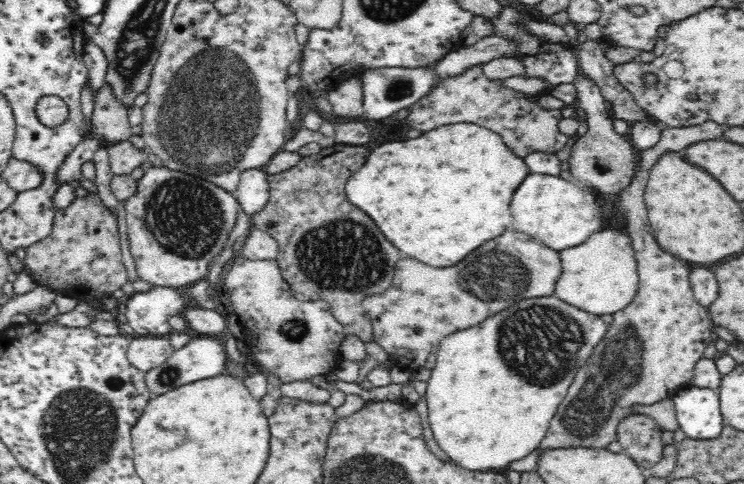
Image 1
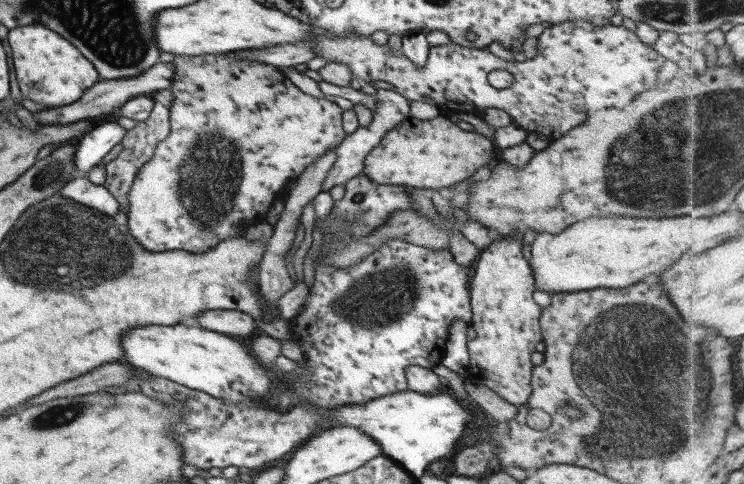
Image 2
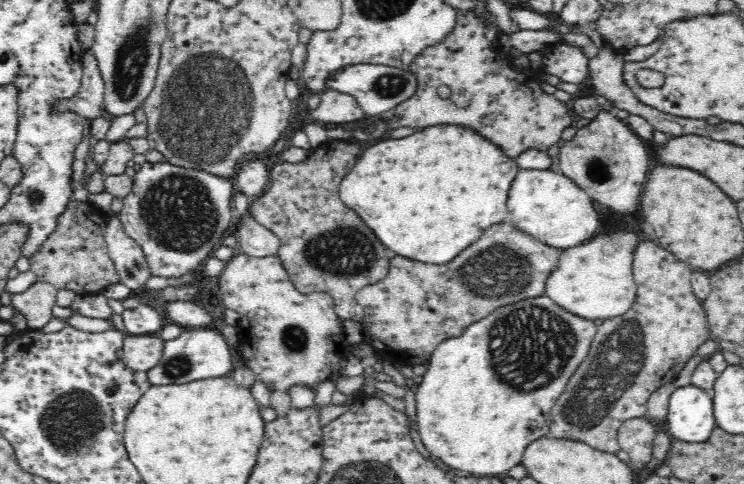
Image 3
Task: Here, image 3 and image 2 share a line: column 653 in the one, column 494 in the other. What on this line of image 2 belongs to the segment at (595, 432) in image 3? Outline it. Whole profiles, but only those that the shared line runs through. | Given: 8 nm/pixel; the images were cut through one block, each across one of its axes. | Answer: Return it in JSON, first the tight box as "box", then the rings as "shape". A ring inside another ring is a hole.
{"box":[465,238,543,408],"shape":[[[504,238],[504,240],[500,240],[500,242],[494,242],[494,244],[490,244],[490,246],[486,247],[486,249],[482,250],[481,252],[482,254],[478,255],[480,258],[474,261],[472,275],[470,276],[469,281],[472,318],[468,325],[474,328],[478,336],[476,336],[475,340],[467,342],[467,352],[469,353],[470,362],[468,367],[465,369],[465,376],[466,380],[470,380],[476,384],[484,385],[486,388],[490,388],[490,390],[497,393],[502,400],[506,400],[506,402],[509,402],[510,404],[520,408],[527,404],[527,401],[532,393],[532,372],[534,366],[531,362],[531,356],[536,351],[536,345],[538,342],[543,340],[541,336],[541,326],[539,323],[543,308],[541,308],[532,297],[532,294],[534,294],[534,291],[536,290],[536,284],[533,270],[528,264],[528,261],[526,261],[524,252],[522,252],[522,238]]]}

